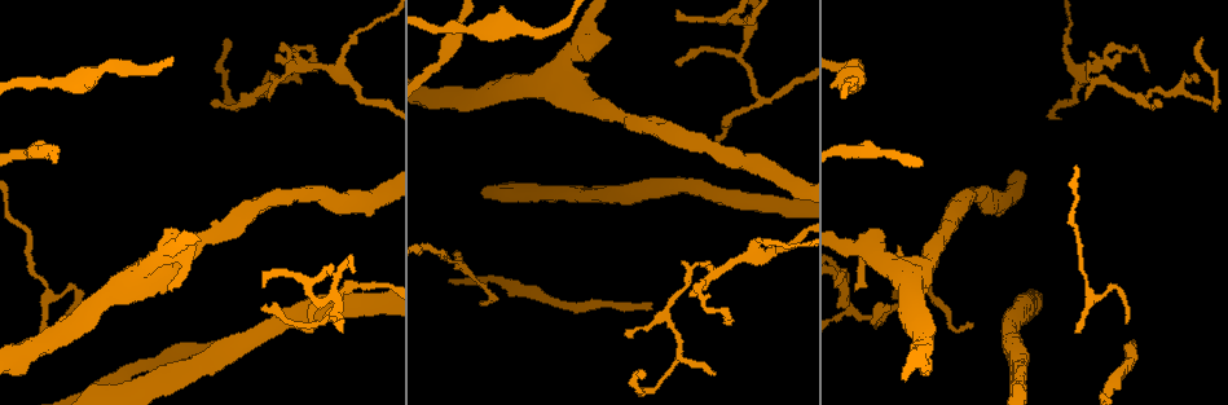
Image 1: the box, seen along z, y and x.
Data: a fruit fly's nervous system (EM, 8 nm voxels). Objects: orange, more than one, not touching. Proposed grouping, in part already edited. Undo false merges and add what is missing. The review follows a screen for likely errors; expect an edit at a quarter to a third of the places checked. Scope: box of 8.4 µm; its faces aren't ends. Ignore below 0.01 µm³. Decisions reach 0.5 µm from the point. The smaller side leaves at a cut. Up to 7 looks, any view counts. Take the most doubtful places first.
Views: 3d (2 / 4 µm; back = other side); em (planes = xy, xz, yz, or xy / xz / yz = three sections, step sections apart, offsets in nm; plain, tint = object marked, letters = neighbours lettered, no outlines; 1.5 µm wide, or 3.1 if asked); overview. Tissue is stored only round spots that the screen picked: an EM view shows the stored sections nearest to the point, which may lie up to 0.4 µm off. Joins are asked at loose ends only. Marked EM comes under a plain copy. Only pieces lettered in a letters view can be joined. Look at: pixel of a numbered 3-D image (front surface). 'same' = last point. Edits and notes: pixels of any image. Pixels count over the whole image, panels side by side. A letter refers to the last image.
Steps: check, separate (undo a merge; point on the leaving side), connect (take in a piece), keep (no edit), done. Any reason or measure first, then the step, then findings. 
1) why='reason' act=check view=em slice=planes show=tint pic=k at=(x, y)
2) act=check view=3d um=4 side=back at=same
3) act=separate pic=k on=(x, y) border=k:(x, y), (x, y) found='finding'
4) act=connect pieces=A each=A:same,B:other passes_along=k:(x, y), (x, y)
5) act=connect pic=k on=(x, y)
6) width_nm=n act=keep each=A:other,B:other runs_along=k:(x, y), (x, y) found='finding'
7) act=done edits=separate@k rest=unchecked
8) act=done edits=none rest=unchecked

act=check view=em slice=xy step=8 show=tint pic=1 at=(743, 19)

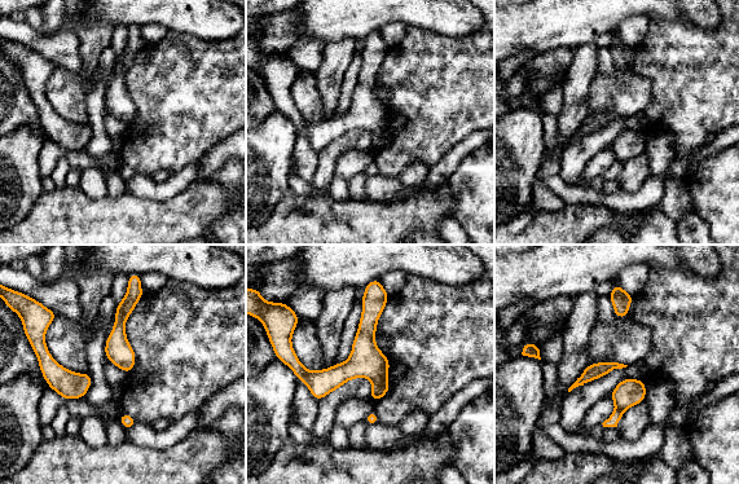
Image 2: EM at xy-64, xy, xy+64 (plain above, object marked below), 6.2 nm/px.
why='see the neighbours' act=check view=em slice=xy step=8 show=letters at=same

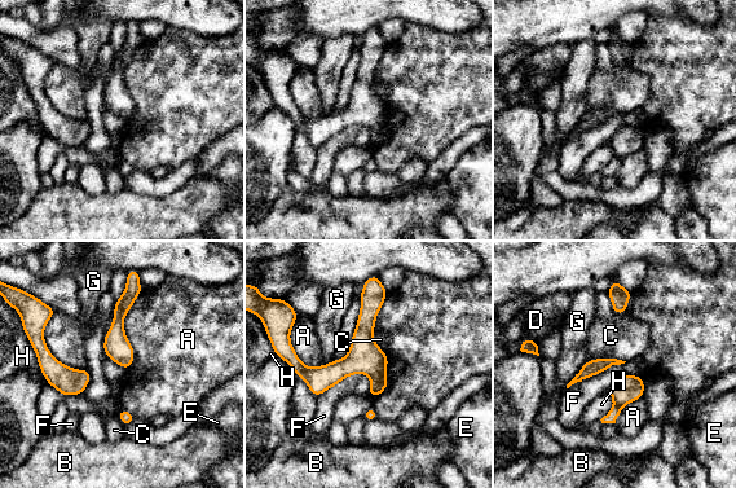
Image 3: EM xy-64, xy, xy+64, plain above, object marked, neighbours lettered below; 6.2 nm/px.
width_nm=100 longest_contact=H:600nm act=separate pic=3 on=(612, 416) each=A:other,B:other,C:other,D:other,E:other,F:other,G:other,H:other found='a second neuron is stuck on'

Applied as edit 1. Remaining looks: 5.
why='see it whole again' act=check view=overview

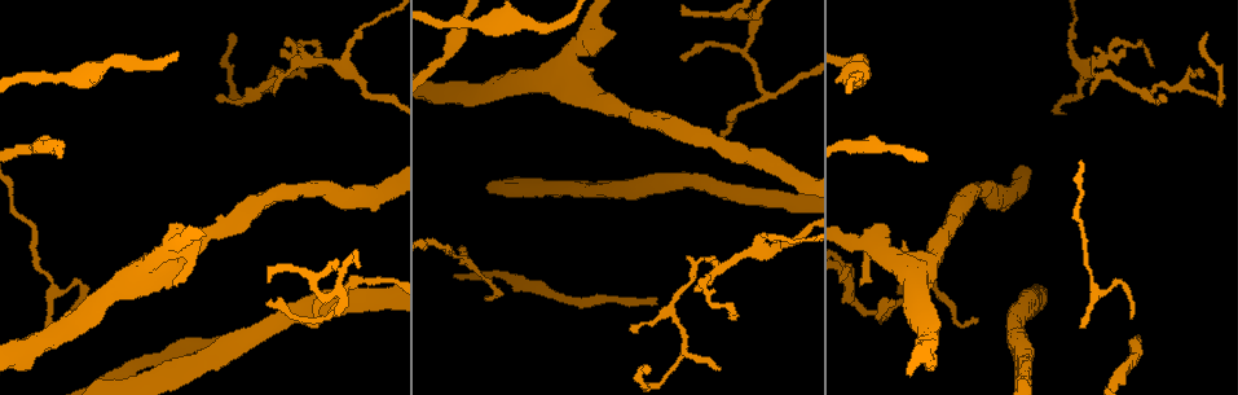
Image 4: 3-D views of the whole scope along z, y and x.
why='tapers out' act=check view=3d um=4 pic=4 at=(485, 295)

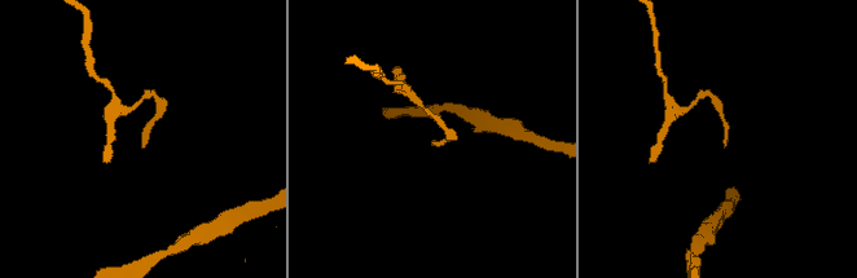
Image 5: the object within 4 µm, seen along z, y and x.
why='now the EM' act=check view=em slice=planes show=letters pic=5 at=(434, 141)

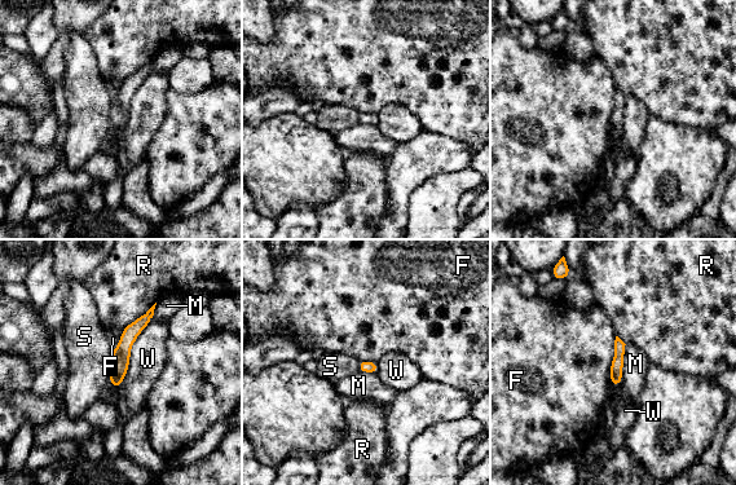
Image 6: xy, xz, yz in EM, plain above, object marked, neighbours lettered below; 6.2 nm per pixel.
width_nm=80 act=connect pieces=M each=F:other,M:same,R:other,S:other,W:other found='it goes on there'

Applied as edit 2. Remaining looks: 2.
act=done edits=separate@3,connect@6 rest=unchecked

